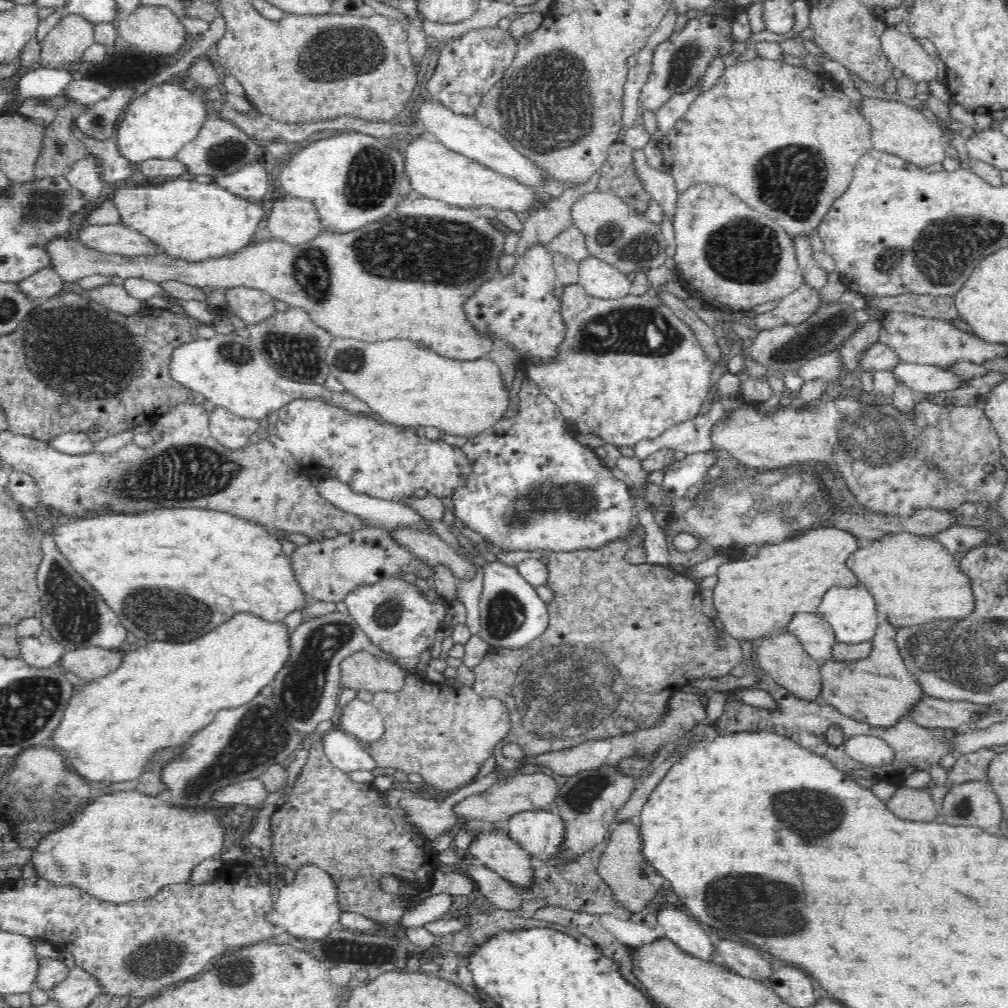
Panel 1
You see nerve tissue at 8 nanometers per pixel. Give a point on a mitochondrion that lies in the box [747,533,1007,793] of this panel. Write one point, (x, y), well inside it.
(960, 655)

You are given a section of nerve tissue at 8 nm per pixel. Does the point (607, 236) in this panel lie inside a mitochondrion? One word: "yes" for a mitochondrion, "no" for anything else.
yes

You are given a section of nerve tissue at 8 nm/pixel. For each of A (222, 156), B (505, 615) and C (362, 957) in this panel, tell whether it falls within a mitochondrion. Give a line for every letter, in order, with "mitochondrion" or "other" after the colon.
A: mitochondrion
B: mitochondrion
C: other

